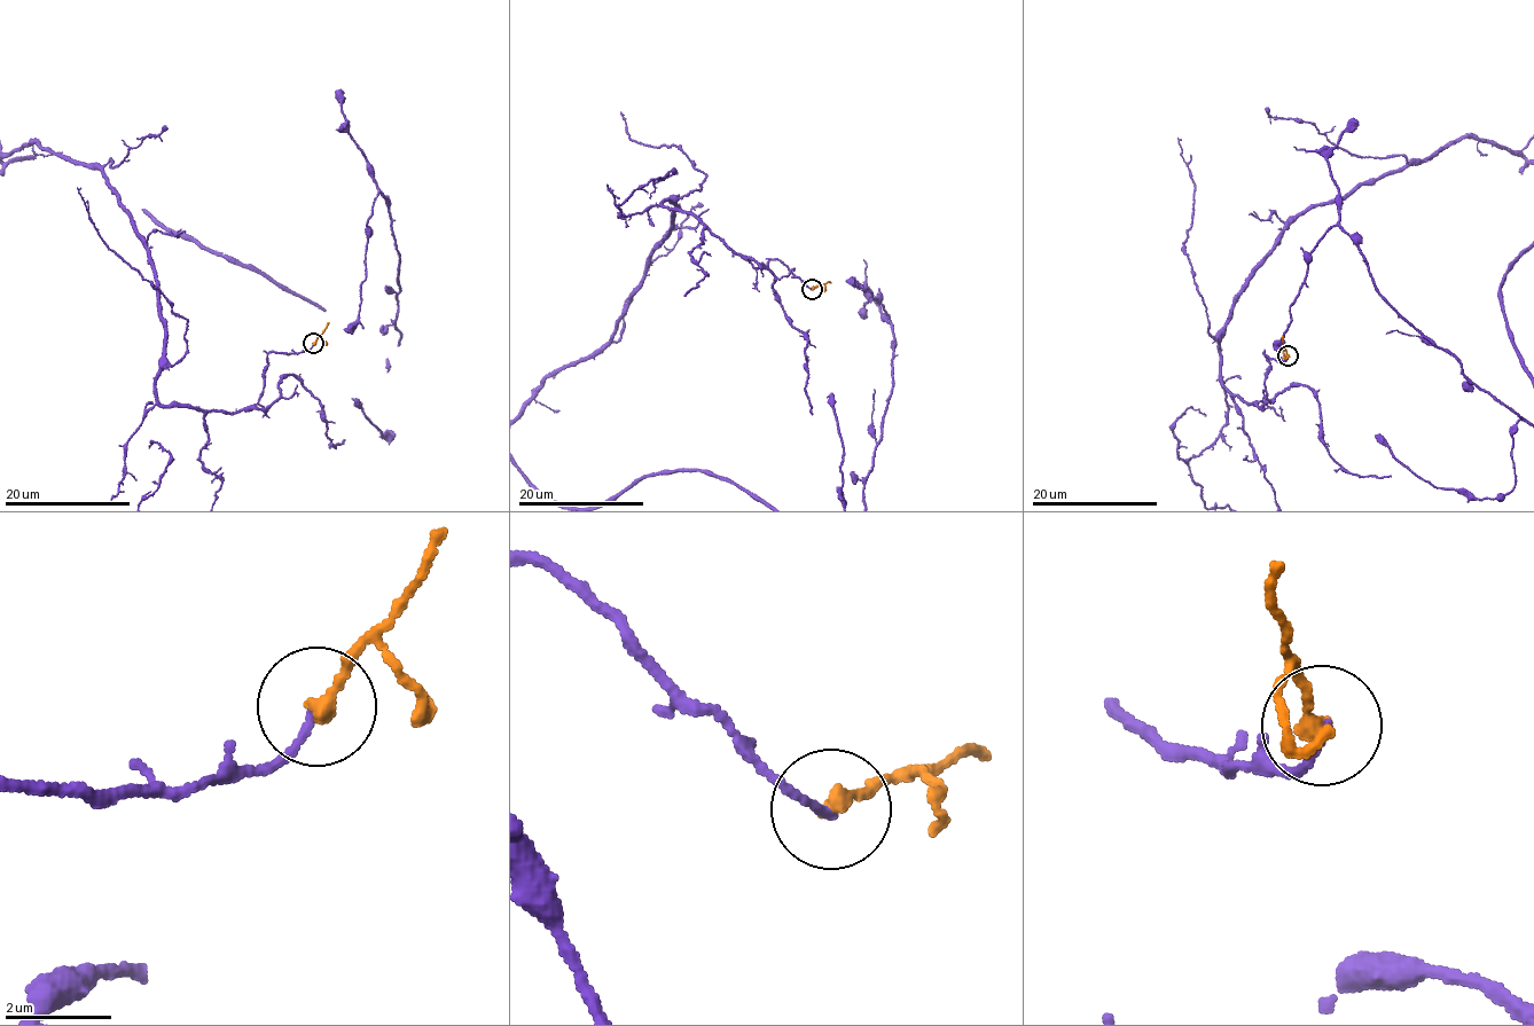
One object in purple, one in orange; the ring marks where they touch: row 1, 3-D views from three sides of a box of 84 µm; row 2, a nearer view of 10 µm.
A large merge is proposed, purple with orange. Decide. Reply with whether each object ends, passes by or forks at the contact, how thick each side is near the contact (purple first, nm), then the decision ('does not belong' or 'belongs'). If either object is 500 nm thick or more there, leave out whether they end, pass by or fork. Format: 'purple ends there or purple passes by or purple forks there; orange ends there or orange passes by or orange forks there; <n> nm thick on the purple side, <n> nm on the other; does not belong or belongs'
purple ends there; orange ends there; 160 nm thick on the purple side, 280 nm on the other; does not belong

